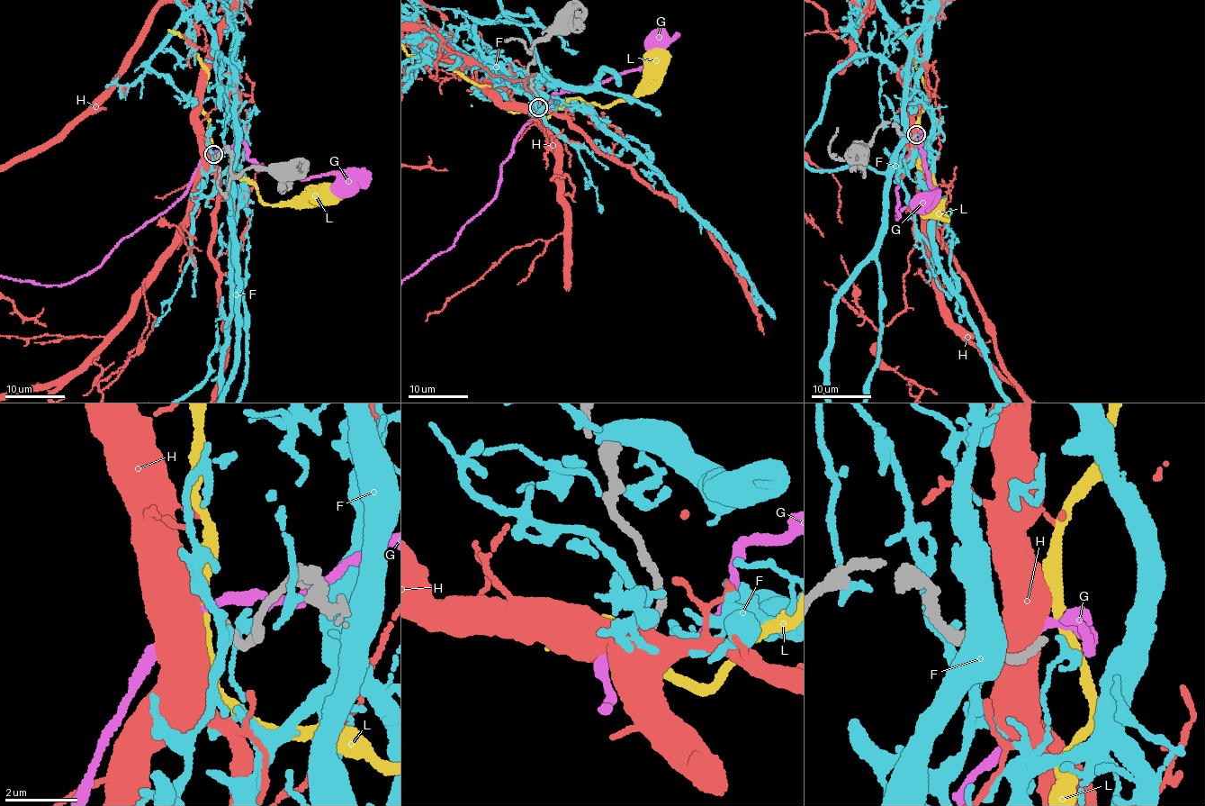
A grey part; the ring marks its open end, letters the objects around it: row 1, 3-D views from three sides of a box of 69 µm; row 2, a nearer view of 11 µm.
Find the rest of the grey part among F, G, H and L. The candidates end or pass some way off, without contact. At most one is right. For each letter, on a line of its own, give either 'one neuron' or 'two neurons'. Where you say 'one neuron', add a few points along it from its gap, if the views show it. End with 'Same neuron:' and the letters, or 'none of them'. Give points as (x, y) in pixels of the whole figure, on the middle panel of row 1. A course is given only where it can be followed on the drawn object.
F: two neurons
G: two neurons
H: two neurons
L: two neurons
Same neuron: none of them

